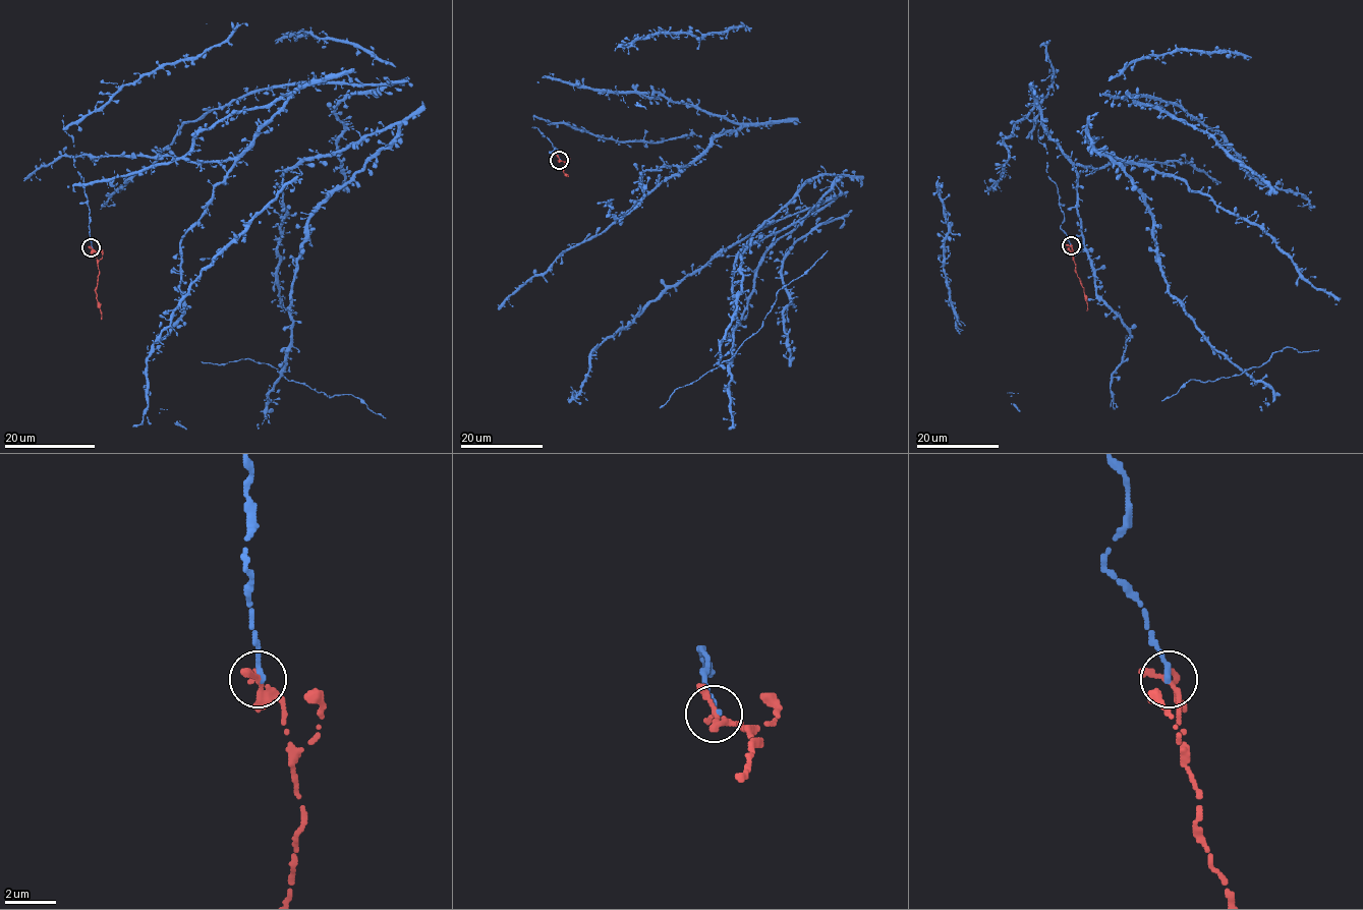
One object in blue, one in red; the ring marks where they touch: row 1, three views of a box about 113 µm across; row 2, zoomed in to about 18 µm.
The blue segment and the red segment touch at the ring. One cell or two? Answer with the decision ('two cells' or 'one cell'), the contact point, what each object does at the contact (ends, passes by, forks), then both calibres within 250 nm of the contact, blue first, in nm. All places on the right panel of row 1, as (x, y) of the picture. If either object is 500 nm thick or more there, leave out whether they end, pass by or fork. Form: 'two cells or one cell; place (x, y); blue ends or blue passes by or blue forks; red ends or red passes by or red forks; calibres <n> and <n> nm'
one cell; place (1071, 245); blue ends; red forks; calibres 240 and 200 nm

